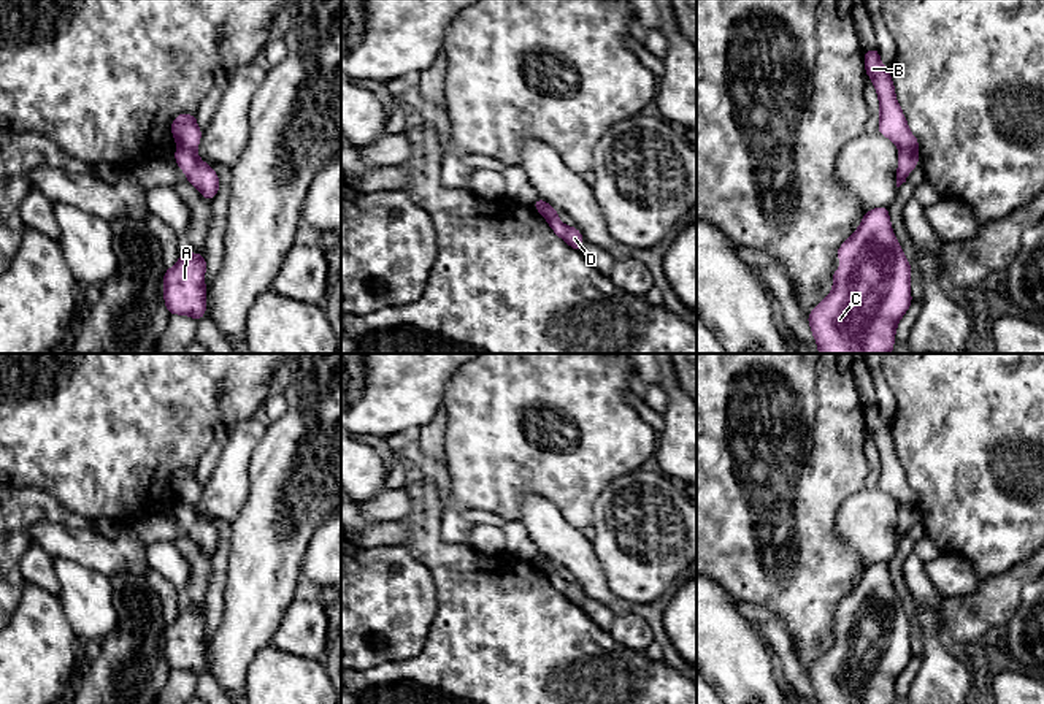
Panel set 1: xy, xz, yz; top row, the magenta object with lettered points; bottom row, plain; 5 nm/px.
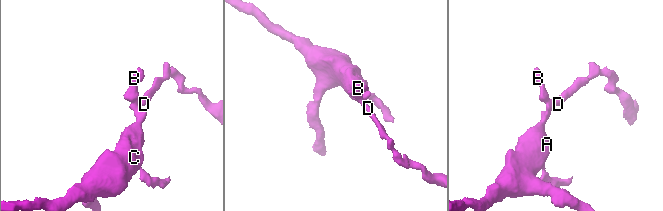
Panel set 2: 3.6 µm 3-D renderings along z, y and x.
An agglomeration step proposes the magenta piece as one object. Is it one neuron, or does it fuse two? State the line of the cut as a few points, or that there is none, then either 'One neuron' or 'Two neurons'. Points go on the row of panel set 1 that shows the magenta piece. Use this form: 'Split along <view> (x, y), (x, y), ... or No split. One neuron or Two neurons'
Split along yz (900, 148), (916, 153). Two neurons

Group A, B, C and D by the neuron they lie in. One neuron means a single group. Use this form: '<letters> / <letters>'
A C / B D

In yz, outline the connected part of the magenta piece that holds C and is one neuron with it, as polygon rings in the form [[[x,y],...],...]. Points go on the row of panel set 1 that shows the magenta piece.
[[[889,206],[866,211],[836,258],[846,263],[835,270],[830,295],[808,316],[819,354],[890,354],[896,325],[912,303],[912,268],[893,235]]]

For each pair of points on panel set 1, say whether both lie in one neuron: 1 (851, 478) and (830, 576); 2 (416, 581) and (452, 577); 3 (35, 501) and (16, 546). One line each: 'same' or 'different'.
1: same
2: different
3: same

